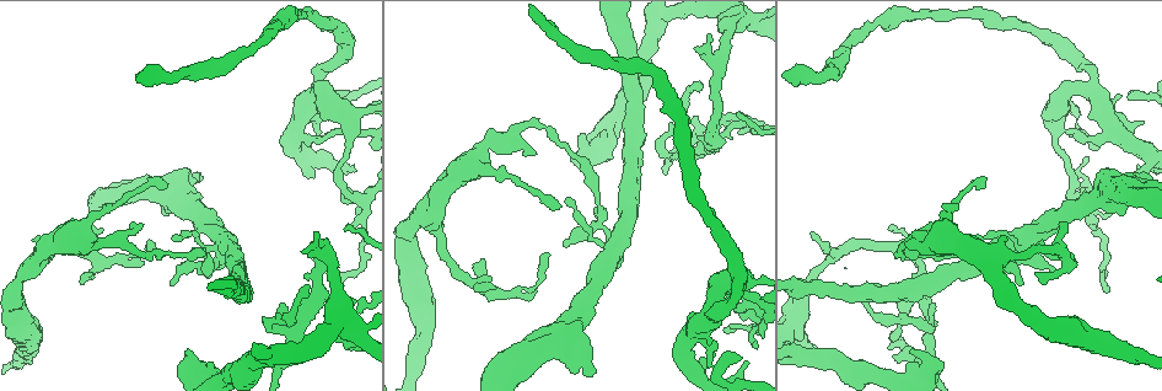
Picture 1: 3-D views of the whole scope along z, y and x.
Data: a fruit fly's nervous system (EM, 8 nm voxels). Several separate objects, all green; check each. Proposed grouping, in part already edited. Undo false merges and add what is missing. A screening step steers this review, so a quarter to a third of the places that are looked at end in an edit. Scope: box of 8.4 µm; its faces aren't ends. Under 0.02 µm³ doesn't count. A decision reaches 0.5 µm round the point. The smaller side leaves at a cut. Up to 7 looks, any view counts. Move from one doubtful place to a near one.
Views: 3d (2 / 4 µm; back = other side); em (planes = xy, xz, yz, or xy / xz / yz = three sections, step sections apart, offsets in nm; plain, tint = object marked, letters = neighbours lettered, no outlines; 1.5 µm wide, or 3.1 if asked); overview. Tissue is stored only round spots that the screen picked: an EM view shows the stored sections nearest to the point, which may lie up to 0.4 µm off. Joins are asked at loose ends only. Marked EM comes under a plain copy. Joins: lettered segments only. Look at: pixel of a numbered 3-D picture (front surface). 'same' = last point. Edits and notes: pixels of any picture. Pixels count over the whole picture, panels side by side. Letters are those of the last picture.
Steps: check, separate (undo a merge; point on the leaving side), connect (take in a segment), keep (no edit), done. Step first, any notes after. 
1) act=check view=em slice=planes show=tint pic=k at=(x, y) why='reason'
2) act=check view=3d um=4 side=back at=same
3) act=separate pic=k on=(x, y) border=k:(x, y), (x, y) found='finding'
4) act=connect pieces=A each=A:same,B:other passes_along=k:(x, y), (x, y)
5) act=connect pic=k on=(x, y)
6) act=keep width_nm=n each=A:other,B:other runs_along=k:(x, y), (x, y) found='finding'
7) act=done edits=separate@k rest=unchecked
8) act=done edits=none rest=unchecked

act=check view=3d um=4 pic=1 at=(1087, 89) why='arms part here'

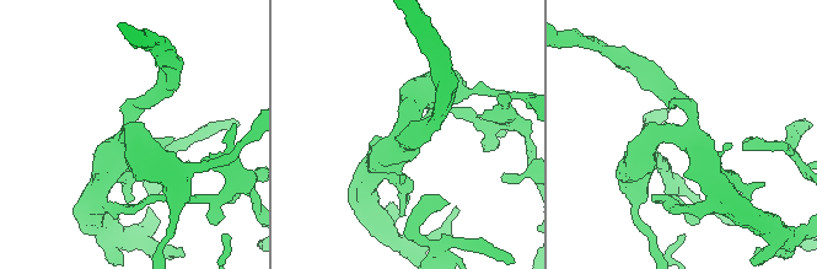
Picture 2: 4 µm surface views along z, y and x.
act=check view=em slice=xz step=8 show=tint pic=2 at=(128, 136) why='now the EM'

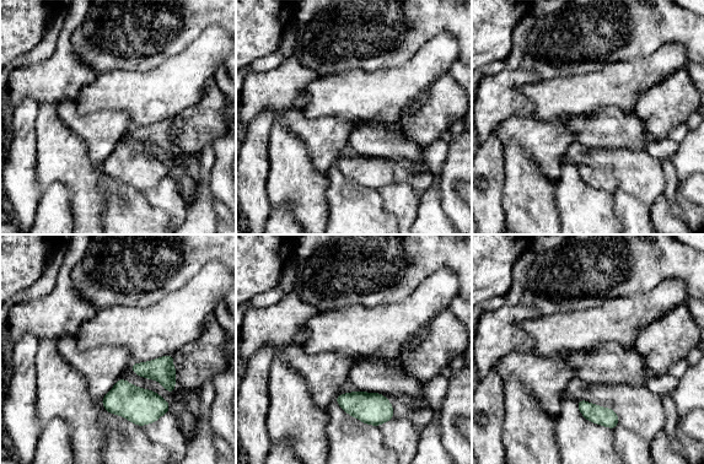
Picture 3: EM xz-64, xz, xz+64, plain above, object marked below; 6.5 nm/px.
act=check view=em slice=xz step=8 show=letters at=same why='what lies round it'

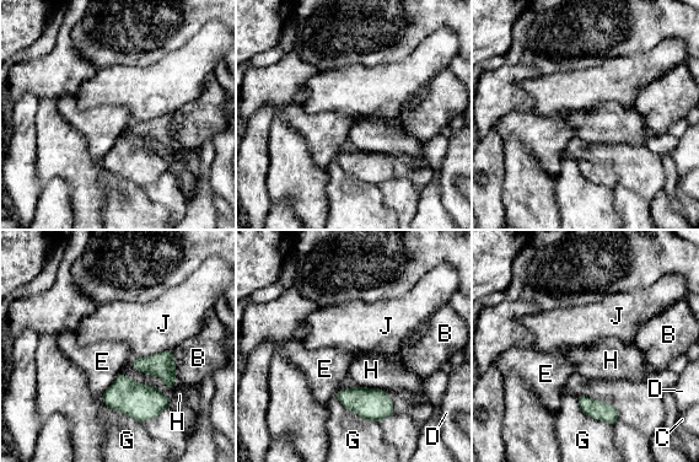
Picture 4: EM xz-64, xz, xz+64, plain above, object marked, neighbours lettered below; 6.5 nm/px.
act=keep each=B:other,C:other,D:other,E:other,G:other,H:other,J:other arms=3 border=4:(575, 396), (580, 408), (591, 417) found='continuous, no second neuron'

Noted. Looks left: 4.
act=check view=3d um=4 pic=1 at=(209, 277) why='thin end'

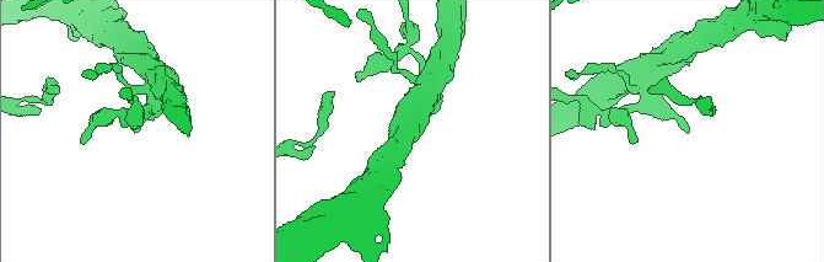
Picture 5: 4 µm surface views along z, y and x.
act=check view=em slice=planes show=letters pic=5 at=(136, 132)

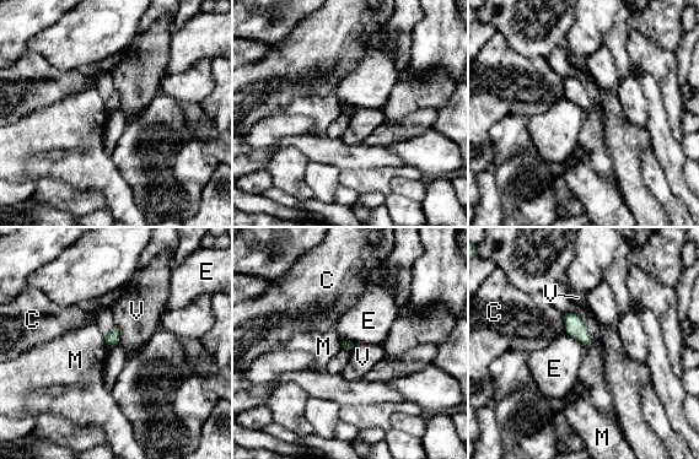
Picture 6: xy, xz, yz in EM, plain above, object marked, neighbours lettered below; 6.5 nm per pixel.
act=keep each=C:other,E:other,M:other,V:other found='none of them fits'

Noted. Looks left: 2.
act=check view=em slice=planes show=letters pic=1 at=(142, 252) why='sharp bend'

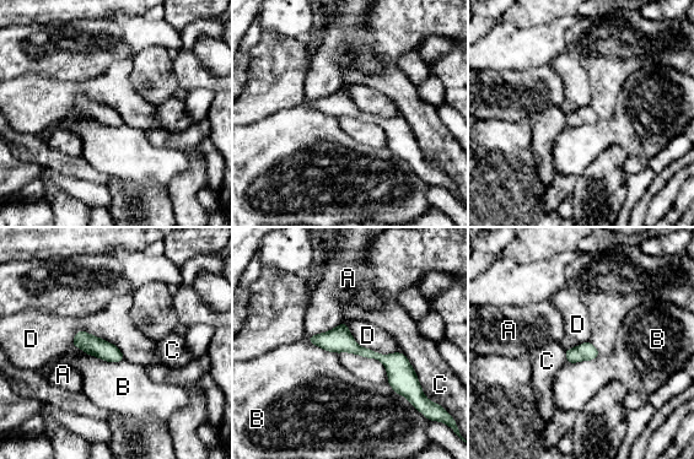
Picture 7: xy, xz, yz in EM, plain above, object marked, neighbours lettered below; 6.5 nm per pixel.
act=keep each=A:other,B:other,C:other,D:other border=7:(73, 336), (85, 330), (125, 358) found='continuous, no second neuron'

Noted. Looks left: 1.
act=done edits=none rest=unchecked

